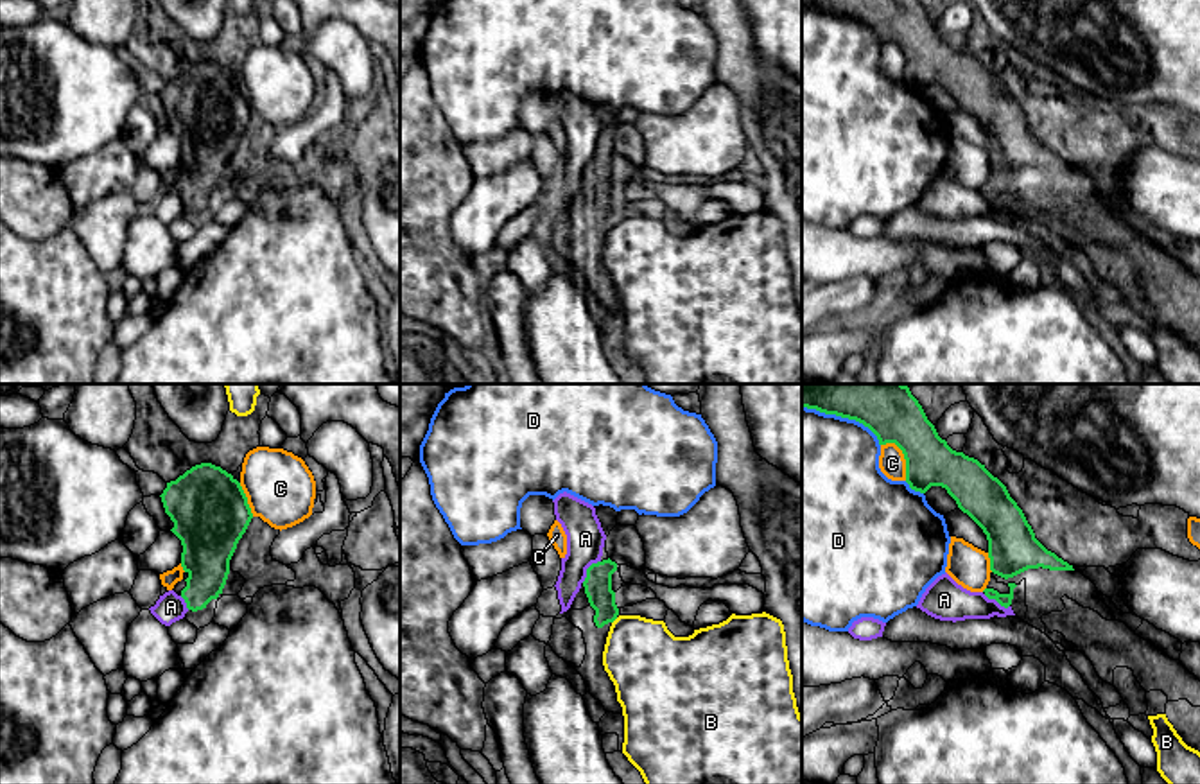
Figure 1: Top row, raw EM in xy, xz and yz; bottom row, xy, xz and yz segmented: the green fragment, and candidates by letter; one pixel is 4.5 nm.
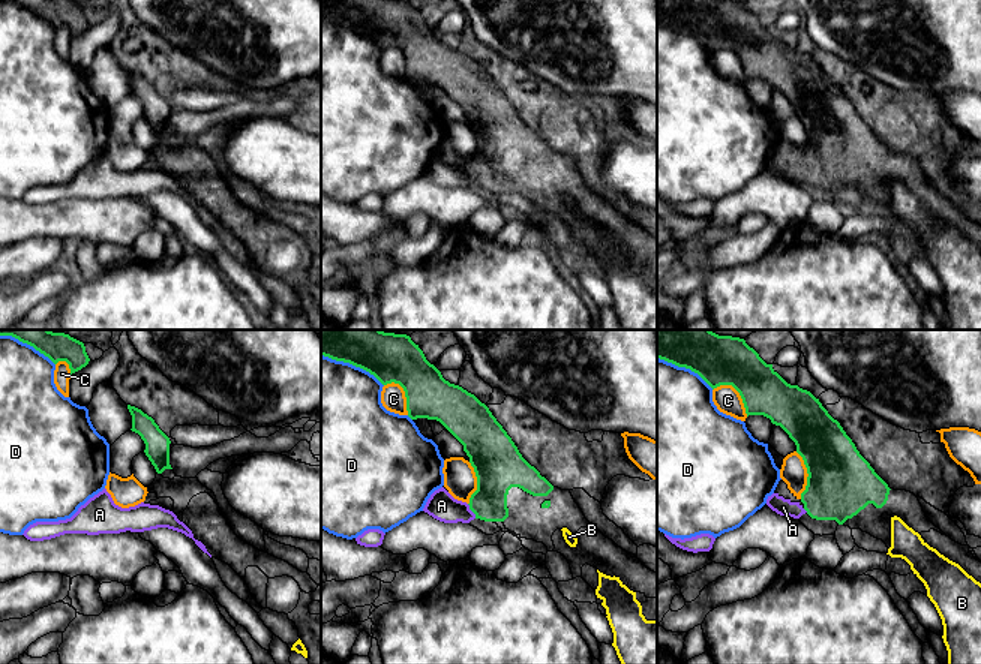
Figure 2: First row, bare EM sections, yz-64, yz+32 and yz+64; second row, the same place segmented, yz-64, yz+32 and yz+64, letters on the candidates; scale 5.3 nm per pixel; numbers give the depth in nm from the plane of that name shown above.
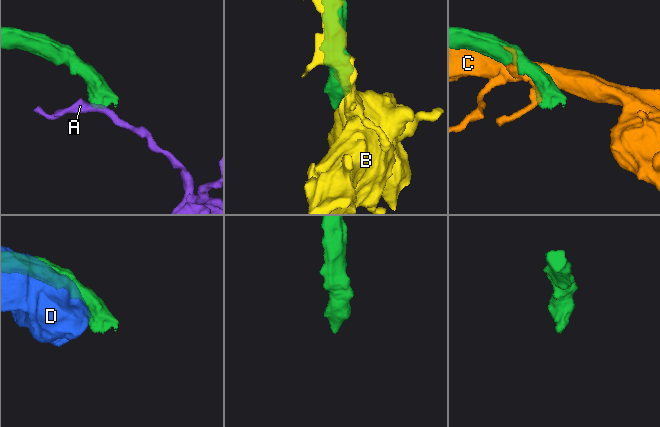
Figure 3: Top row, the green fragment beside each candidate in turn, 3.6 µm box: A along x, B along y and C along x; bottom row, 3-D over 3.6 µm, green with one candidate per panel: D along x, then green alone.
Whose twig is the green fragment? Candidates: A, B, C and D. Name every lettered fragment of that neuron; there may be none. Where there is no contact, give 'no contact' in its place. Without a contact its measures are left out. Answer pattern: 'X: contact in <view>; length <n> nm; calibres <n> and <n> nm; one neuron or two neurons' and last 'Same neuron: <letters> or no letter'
A: contact in xz; length 130 nm; calibres 130 and 180 nm; two neurons
B: contact in xz; length 40 nm; calibres 130 and 360 nm; two neurons
C: contact in yz; length 200 nm; calibres 220 and 120 nm; two neurons
D: contact in yz; length 400 nm; calibres 190 and 500 nm; two neurons
Same neuron: no letter

